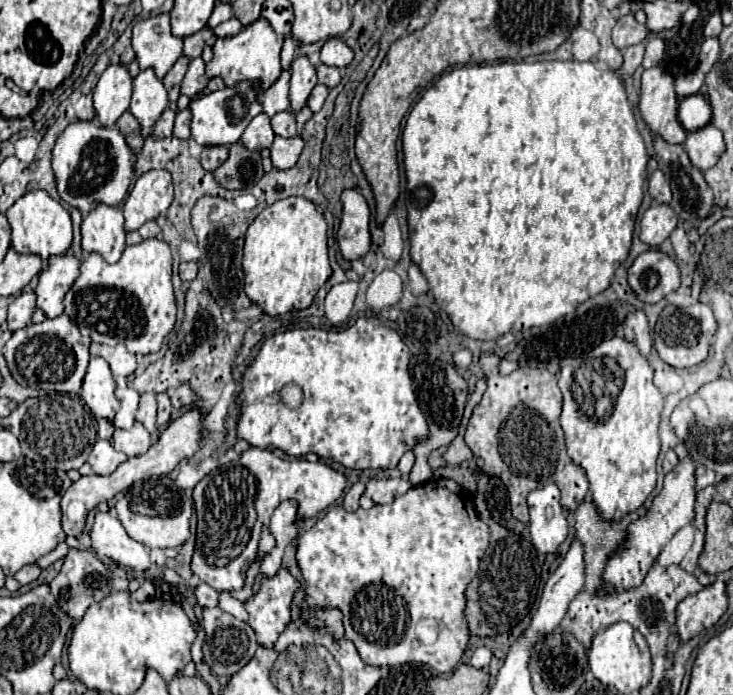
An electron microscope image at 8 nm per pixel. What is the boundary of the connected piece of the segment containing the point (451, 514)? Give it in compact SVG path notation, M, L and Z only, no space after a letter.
M432 479L426 485L418 485L412 487L406 495L394 499L388 505L374 505L372 509L358 509L354 513L344 511L340 505L334 505L328 509L328 513L324 517L320 517L316 521L314 527L310 527L306 533L302 533L298 537L298 551L296 551L296 559L298 559L298 567L302 571L304 577L304 599L300 603L300 611L298 617L304 619L310 627L322 627L322 621L316 621L316 611L318 609L340 609L342 611L342 625L344 625L344 637L348 641L354 643L360 659L368 665L376 665L376 667L400 667L404 663L426 663L432 669L440 671L440 673L450 673L458 661L464 655L464 649L468 645L468 633L466 633L466 621L462 617L462 609L464 609L464 591L468 587L468 583L478 575L478 563L484 557L486 549L488 549L488 527L478 519L476 511L474 511L474 503L472 497L468 497L468 505L466 505L466 495L462 493L462 489L448 479Z

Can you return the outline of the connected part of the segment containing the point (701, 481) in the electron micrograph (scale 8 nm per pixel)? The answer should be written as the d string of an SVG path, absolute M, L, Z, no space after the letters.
M698 465L698 469L696 469L696 491L704 489L708 485L714 485L716 483L714 479L716 479L716 473L712 469L708 469L704 465Z

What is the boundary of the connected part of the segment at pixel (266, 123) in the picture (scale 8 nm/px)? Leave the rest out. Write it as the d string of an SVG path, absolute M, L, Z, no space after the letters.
M260 113L260 115L256 115L256 117L250 121L250 125L246 127L246 131L244 131L240 143L242 143L248 151L262 151L262 149L270 147L270 143L272 143L274 137L276 137L276 135L274 135L274 131L272 131L272 127L270 127L270 119L268 119L264 113Z

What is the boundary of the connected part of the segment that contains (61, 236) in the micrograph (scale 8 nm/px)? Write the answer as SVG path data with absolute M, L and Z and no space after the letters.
M30 191L20 197L8 211L8 223L12 227L12 249L20 255L40 255L48 261L52 255L64 255L72 243L70 213L54 201L46 191Z

